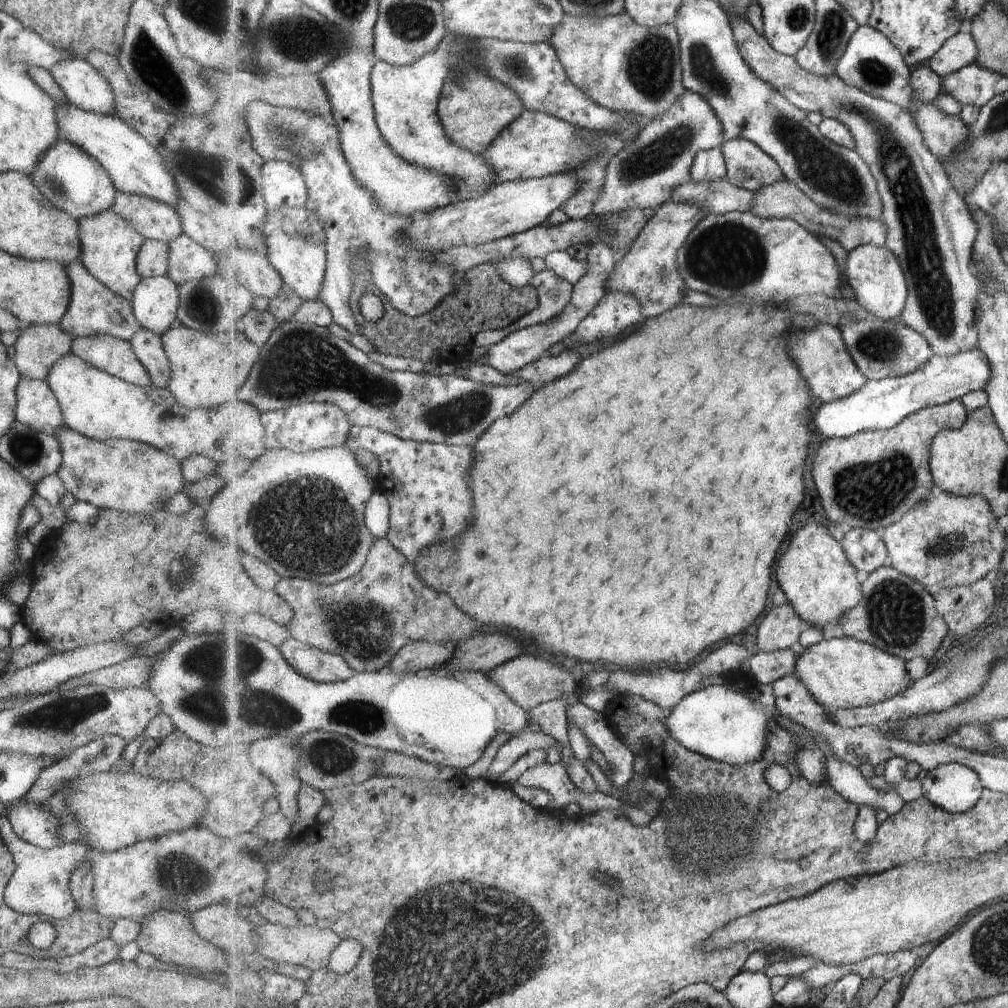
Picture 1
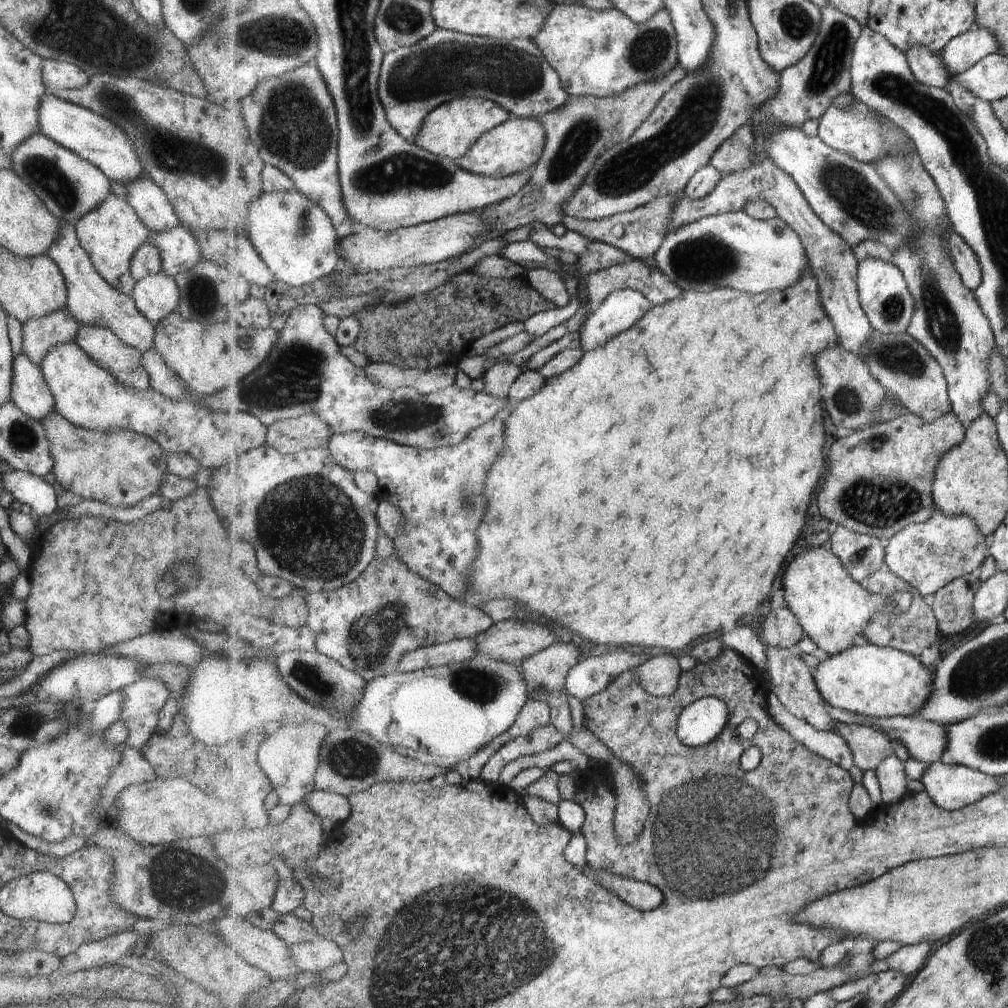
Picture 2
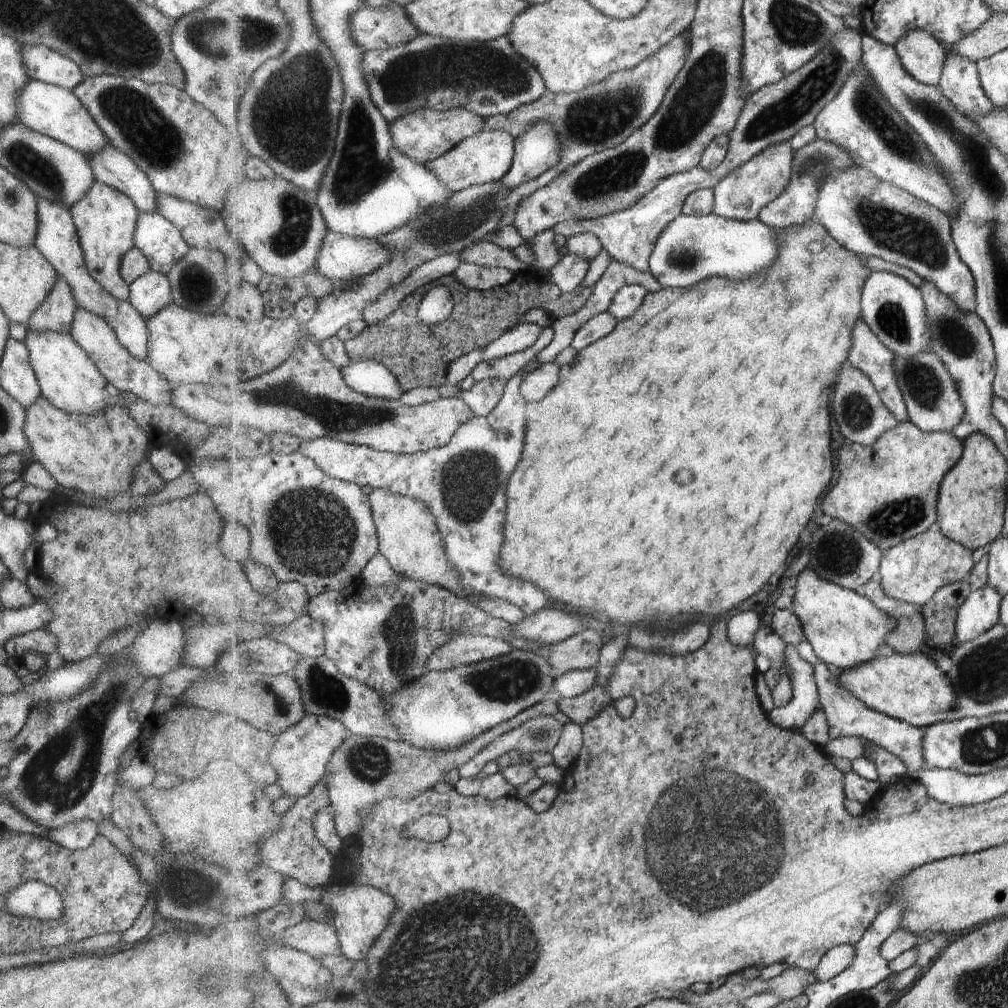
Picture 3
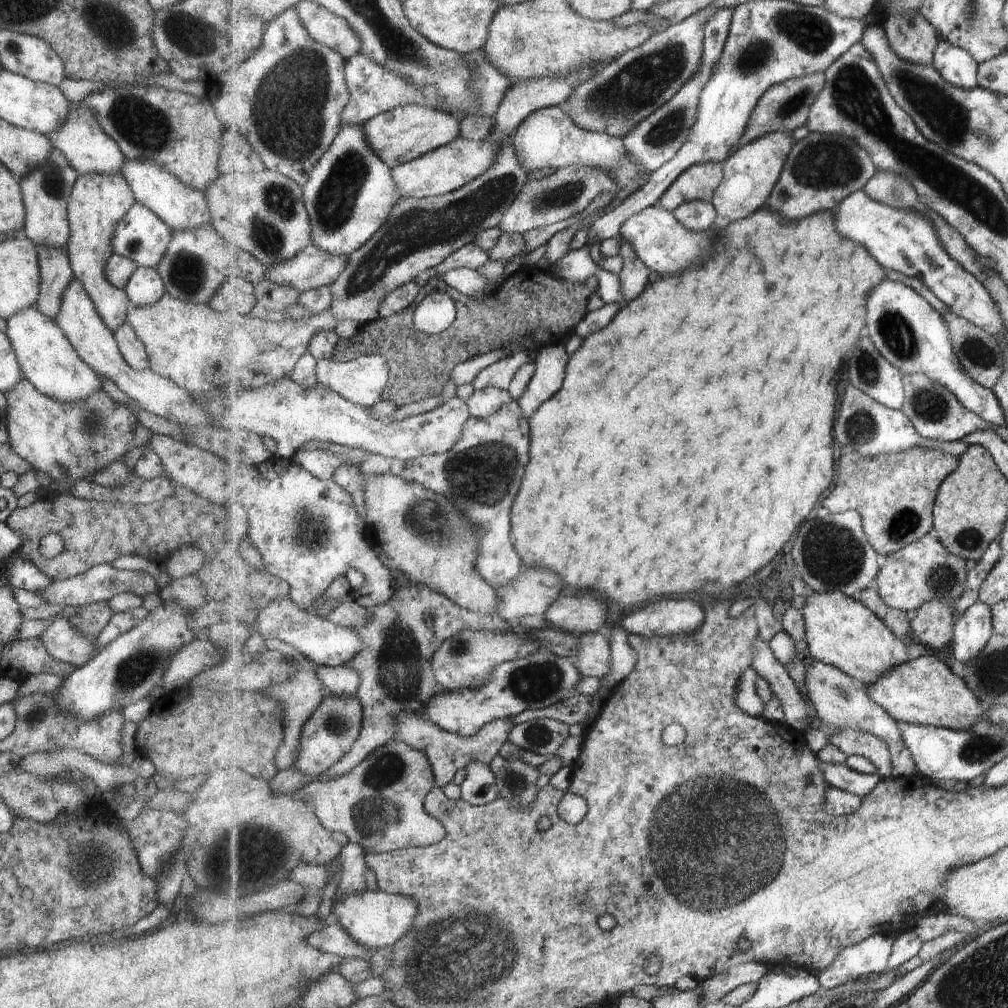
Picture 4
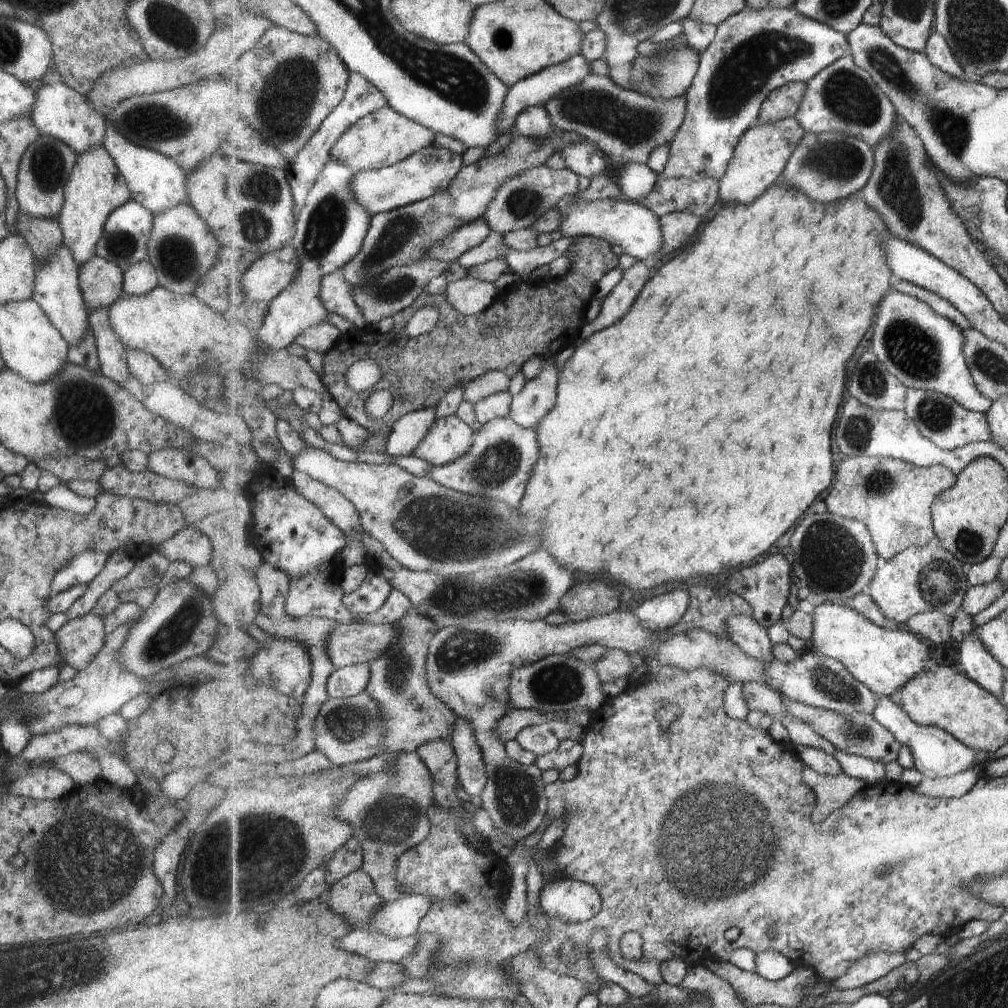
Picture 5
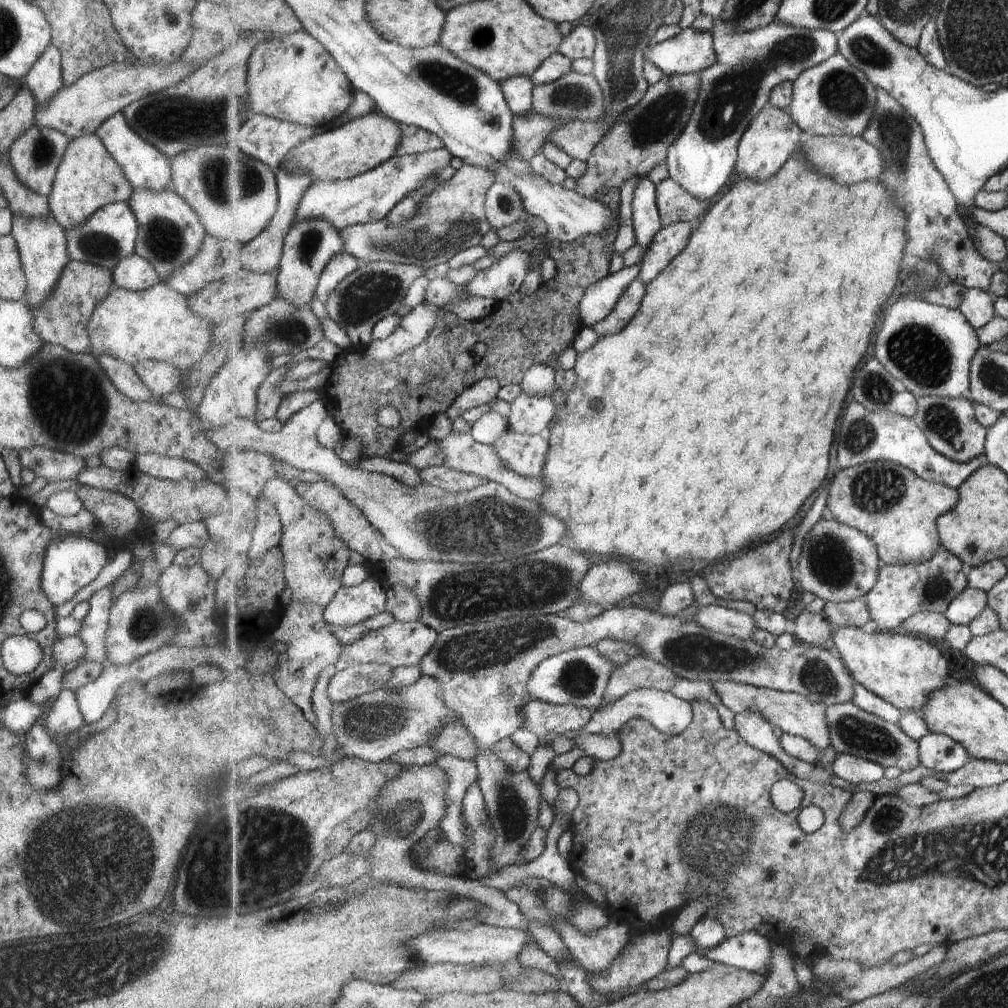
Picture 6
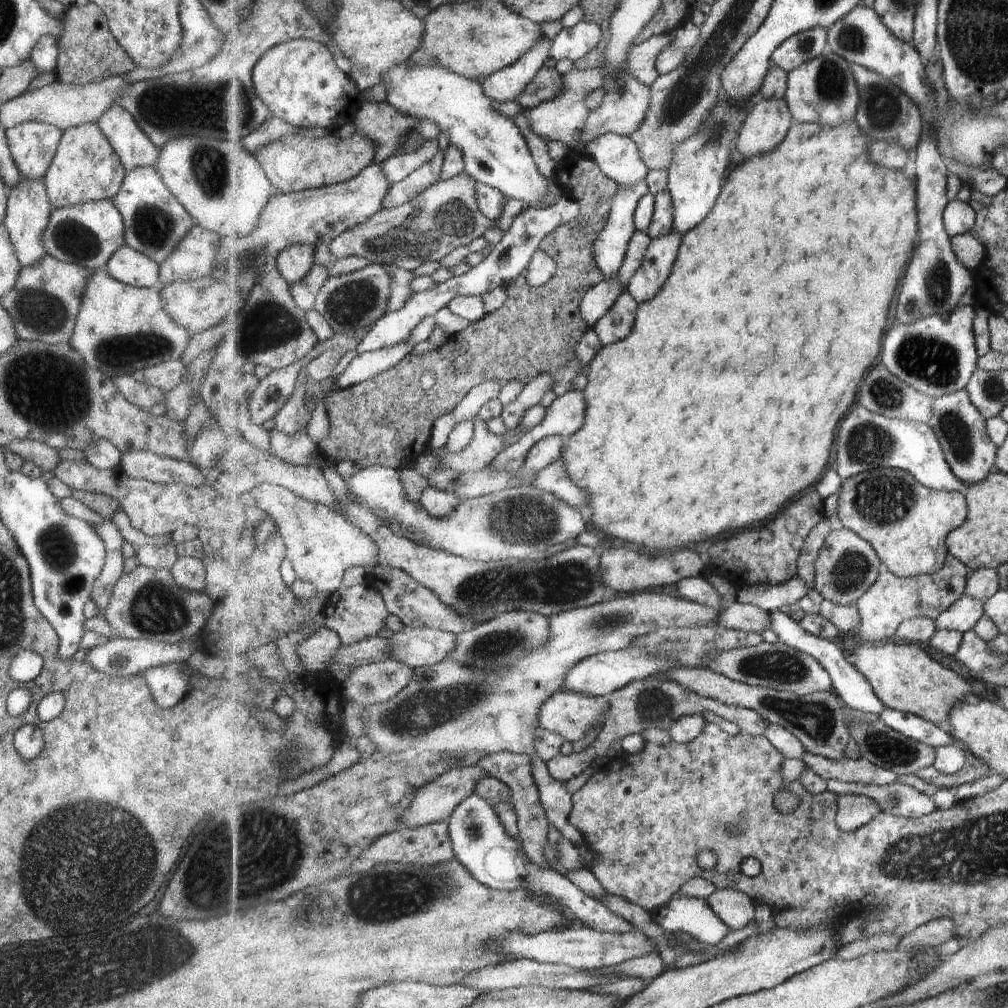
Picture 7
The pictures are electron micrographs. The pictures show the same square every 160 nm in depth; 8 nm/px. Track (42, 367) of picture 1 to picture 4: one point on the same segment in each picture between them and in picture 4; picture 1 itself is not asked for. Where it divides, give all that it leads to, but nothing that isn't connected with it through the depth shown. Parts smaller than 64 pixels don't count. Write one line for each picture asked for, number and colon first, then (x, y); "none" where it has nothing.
2: (39, 334)
3: (54, 314)
4: (55, 272)

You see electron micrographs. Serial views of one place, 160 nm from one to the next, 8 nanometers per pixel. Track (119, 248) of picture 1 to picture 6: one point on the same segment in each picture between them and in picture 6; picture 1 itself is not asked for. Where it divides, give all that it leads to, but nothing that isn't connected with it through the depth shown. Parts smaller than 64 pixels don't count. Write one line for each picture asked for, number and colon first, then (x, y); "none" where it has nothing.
2: (110, 232)
3: (104, 219)
4: (97, 201)
5: (94, 187)
6: (87, 178)

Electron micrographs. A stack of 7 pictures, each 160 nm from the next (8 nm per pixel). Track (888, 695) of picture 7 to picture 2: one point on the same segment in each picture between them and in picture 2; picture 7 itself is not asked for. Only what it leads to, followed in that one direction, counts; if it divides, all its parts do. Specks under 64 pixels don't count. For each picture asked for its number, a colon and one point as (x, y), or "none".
2: (833, 608)
3: (845, 629)
4: (842, 631)
5: (883, 660)
6: (903, 669)

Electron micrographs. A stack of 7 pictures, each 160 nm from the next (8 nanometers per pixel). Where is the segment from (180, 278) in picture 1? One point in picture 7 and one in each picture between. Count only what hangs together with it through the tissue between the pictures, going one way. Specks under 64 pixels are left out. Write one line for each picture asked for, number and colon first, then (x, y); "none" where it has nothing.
2: (178, 250)
3: (158, 240)
4: (141, 236)
5: (122, 241)
6: (109, 233)
7: (86, 233)

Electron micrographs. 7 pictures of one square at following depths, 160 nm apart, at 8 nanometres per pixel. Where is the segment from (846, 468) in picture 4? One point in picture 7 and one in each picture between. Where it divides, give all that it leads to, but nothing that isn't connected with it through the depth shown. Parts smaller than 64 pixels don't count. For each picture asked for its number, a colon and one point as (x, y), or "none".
5: (893, 498)
6: (899, 510)
7: (907, 523)

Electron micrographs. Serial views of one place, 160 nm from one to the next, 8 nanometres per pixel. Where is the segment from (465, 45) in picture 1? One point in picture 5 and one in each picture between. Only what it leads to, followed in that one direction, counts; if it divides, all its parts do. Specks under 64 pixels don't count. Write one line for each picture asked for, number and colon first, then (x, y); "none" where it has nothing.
2: (451, 130)
3: (424, 136)
4: (398, 136)
5: (381, 139)

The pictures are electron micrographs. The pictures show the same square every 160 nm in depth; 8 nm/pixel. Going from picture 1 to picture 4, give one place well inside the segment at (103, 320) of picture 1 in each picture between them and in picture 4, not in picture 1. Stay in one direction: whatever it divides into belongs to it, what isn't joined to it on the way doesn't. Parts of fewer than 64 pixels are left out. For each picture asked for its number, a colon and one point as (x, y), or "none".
2: (90, 300)
3: (56, 239)
4: (44, 191)

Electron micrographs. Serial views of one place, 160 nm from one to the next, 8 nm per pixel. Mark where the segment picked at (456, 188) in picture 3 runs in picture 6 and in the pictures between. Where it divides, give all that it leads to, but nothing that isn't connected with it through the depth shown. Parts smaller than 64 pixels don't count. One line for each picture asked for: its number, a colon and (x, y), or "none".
4: (444, 170)
5: (433, 169)
6: (371, 197)

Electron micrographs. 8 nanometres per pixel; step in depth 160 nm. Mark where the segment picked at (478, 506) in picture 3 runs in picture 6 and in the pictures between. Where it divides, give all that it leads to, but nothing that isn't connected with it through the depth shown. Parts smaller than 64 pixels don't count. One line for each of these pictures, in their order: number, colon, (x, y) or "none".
4: (482, 474)
5: (500, 465)
6: (526, 454)

